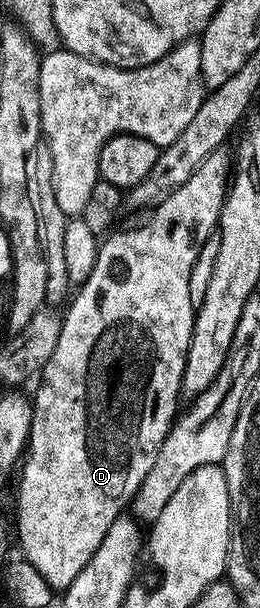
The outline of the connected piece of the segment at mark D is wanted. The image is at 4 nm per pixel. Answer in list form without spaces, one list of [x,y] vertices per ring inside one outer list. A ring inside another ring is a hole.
[[[225,151],[212,153],[201,166],[184,182],[167,200],[162,201],[149,213],[150,221],[134,228],[131,232],[122,232],[119,236],[110,234],[98,245],[96,266],[92,266],[92,274],[80,285],[77,285],[72,299],[62,316],[60,342],[56,342],[56,350],[52,358],[48,358],[46,367],[40,373],[37,381],[38,389],[32,392],[34,413],[30,423],[30,439],[28,451],[20,464],[22,477],[18,480],[18,528],[16,524],[16,540],[22,543],[21,555],[28,563],[40,572],[40,577],[53,590],[64,590],[76,582],[76,574],[88,566],[88,562],[100,550],[100,542],[104,542],[104,534],[108,534],[108,526],[123,515],[122,508],[133,501],[134,495],[140,490],[140,482],[152,470],[152,462],[156,462],[156,454],[160,454],[162,443],[176,417],[179,415],[178,400],[182,396],[182,375],[184,362],[188,354],[188,346],[194,329],[194,313],[196,305],[188,294],[188,278],[192,274],[192,266],[200,254],[200,246],[209,236],[215,235],[218,219],[222,213],[224,199],[224,181],[228,176],[228,156]]]

